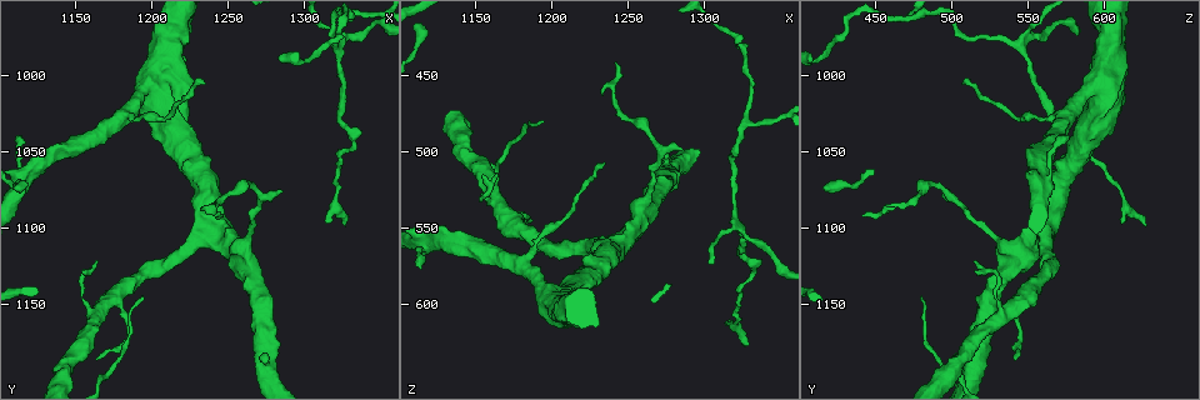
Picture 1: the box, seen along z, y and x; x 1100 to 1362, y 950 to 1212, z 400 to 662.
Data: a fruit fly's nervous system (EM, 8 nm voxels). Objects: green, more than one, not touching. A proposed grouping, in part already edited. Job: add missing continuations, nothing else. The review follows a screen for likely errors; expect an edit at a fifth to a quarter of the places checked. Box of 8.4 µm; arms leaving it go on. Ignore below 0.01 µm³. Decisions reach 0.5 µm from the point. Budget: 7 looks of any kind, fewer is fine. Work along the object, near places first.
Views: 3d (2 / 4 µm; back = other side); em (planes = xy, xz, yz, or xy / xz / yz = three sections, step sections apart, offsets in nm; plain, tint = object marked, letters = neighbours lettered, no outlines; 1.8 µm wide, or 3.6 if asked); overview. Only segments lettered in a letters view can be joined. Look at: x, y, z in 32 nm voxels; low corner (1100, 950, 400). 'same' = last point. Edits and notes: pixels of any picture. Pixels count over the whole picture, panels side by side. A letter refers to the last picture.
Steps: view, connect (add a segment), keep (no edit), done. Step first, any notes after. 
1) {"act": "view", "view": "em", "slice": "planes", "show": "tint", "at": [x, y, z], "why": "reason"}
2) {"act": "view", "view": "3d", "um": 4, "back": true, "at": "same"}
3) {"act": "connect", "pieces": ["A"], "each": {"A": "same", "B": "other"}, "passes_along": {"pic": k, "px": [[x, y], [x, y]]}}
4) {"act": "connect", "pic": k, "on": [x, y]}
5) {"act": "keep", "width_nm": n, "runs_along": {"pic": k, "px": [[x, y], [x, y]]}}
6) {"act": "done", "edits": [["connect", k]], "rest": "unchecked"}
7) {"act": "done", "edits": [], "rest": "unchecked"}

{"act": "view", "view": "3d", "um": 4, "at": [1164, 1186, 542], "why": "thin end"}

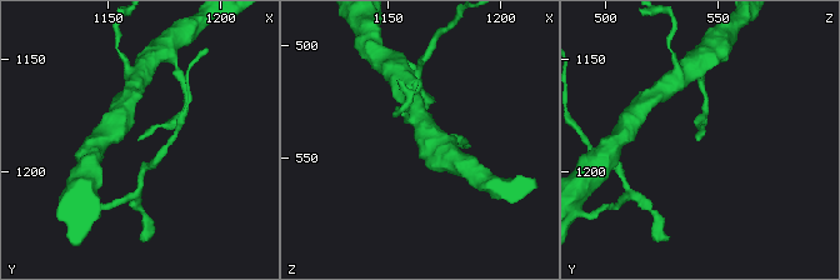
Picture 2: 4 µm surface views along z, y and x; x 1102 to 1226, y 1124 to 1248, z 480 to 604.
{"act": "view", "view": "em", "um": 3.6, "slice": "planes", "show": "plain", "at": [1164, 1187, 542], "why": "need the tissue"}

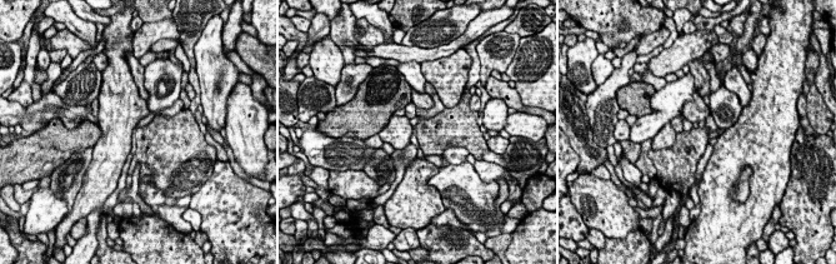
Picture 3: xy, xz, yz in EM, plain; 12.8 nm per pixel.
{"act": "view", "view": "em", "um": 3.6, "slice": "planes", "show": "letters", "at": "same"}

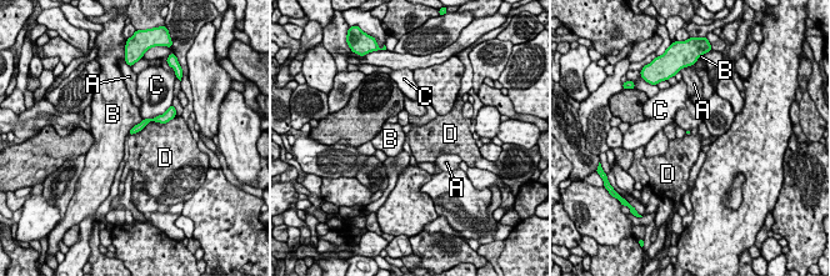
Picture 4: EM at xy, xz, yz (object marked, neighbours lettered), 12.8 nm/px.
{"act": "keep", "longest_contact_nm": ["D", 320], "each": {"A": "other", "B": "other", "C": "other", "D": "other"}, "found": "no lettered segment goes on from it"}

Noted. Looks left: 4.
{"act": "view", "view": "3d", "um": 2, "at": [1328, 1096, 628], "why": "thin end"}

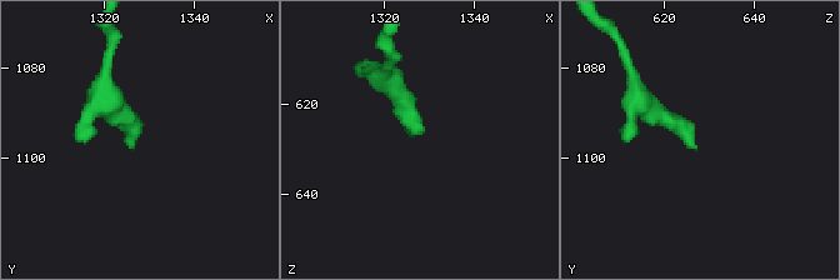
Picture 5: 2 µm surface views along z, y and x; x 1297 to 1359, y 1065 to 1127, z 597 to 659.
{"act": "view", "view": "em", "slice": "xy", "step": 16, "show": "letters", "at": [1326, 1098, 627], "why": "now the EM"}

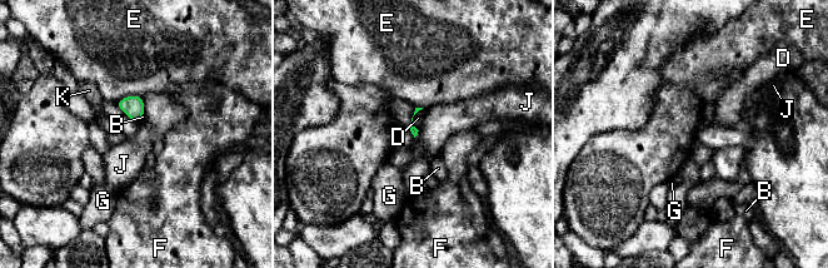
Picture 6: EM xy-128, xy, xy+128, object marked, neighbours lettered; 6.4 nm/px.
{"act": "view", "view": "em", "slice": "yz", "step": 16, "show": "letters", "at": "same", "why": "cut it another way"}

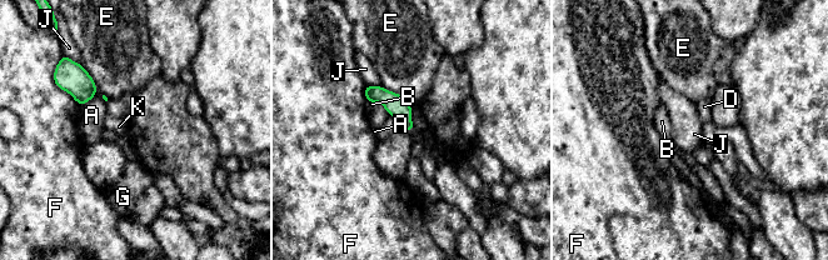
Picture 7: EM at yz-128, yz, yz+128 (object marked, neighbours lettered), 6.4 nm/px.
{"act": "connect", "pieces": ["D"], "longest_contact_nm": ["E", 200], "each": {"A": "other", "B": "other", "D": "same", "E": "other", "F": "other", "G": "other", "J": "other", "K": "other"}, "passes_along": {"pic": 7, "px": [[399, 108], [410, 120], [418, 120]]}, "found": "it goes on there"}

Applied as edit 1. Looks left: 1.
{"act": "view", "view": "em", "slice": "planes", "show": "letters", "at": [1236, 1004, 506], "why": "tapers out"}

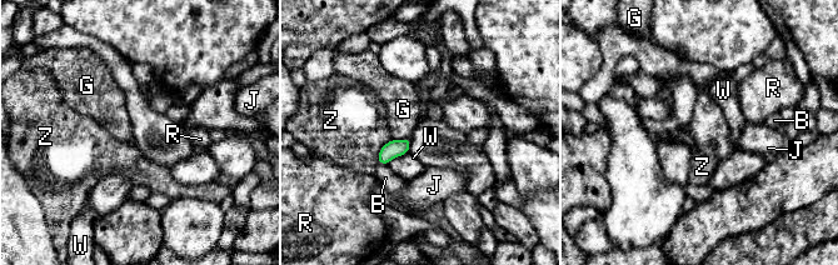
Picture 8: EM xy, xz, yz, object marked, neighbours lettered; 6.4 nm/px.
{"act": "keep", "each": {"B": "other", "G": "other", "J": "other", "R": "other", "W": "other", "Z": "other"}, "border": {"pic": 8, "px": [[409, 136], [393, 139]]}, "found": "none of them fits"}

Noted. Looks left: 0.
{"act": "done", "edits": [["connect", 7]], "rest": "unchecked"}

